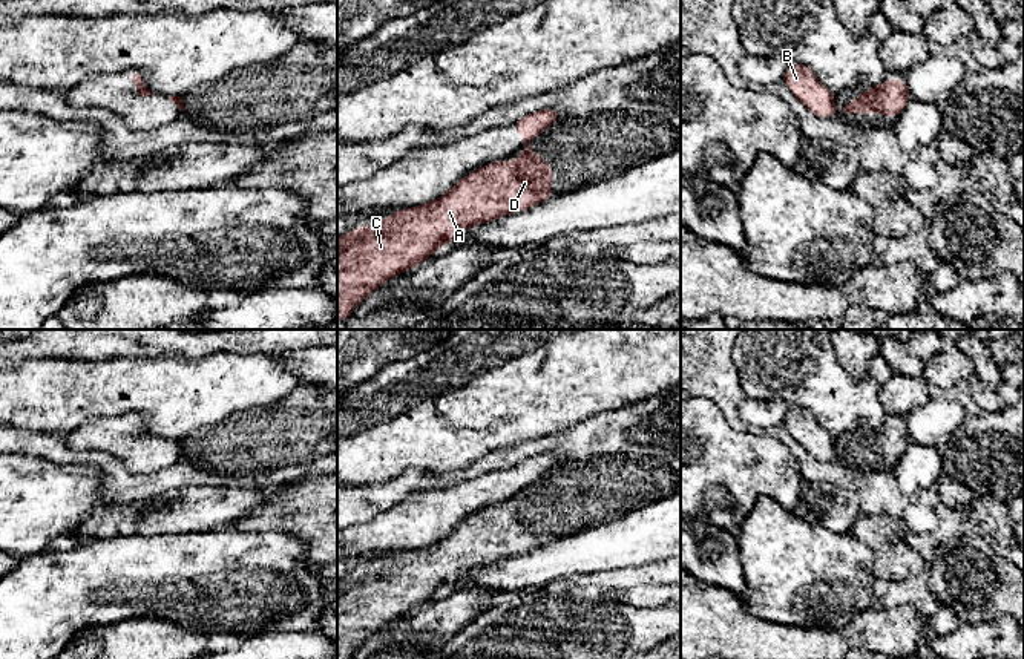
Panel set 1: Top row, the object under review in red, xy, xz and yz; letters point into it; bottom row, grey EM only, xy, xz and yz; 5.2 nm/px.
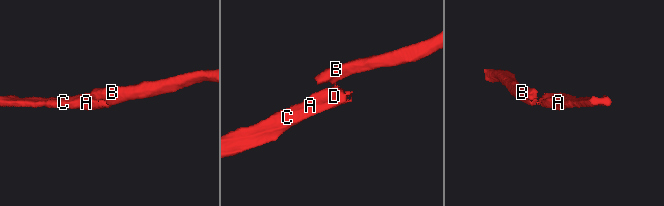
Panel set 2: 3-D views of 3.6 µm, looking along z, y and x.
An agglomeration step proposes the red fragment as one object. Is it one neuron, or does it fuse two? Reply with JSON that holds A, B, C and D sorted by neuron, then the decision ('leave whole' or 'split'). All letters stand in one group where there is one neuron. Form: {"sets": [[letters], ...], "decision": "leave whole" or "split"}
{"sets": [["A", "C", "D"], ["B"]], "decision": "split"}

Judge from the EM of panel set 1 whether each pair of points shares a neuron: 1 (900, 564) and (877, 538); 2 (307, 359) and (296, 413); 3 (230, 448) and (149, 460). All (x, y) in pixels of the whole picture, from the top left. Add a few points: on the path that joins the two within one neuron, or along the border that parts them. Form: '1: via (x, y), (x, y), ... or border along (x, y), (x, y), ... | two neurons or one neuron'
1: via (894, 558), (883, 544) | one neuron
2: border along (302, 380), (321, 386) | two neurons
3: border along (184, 454), (180, 459) | two neurons

